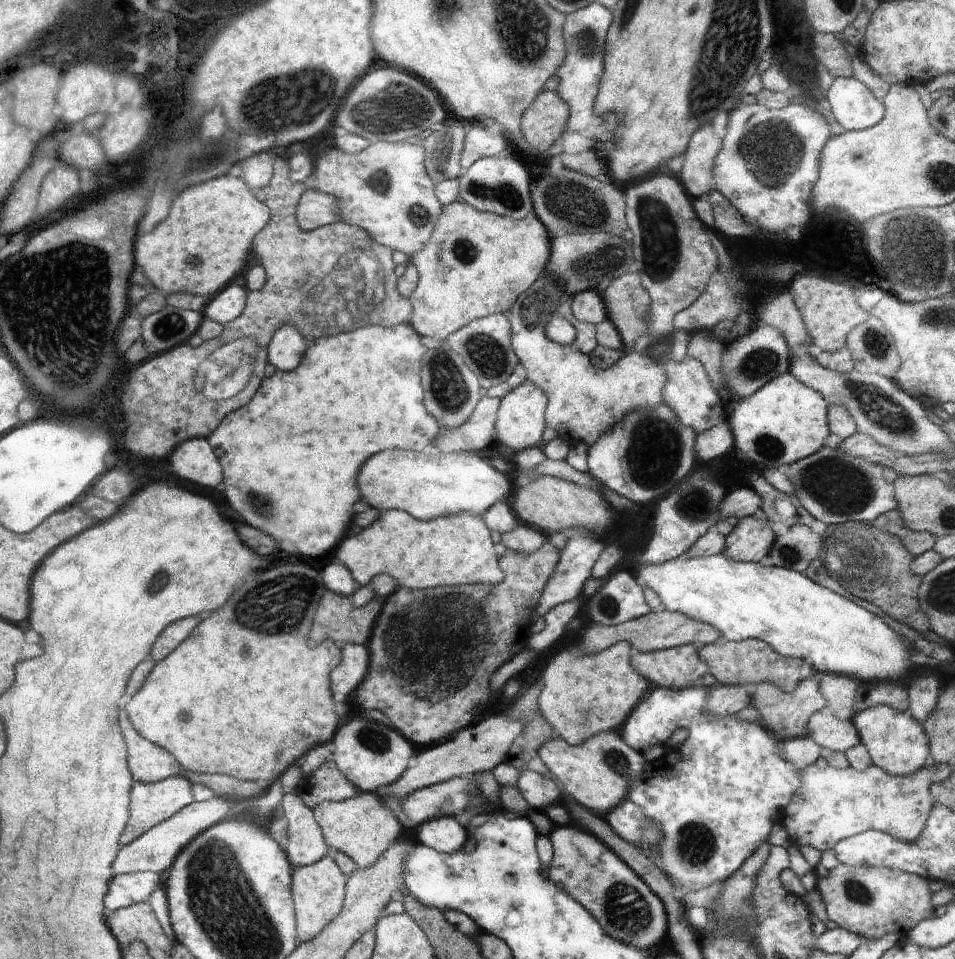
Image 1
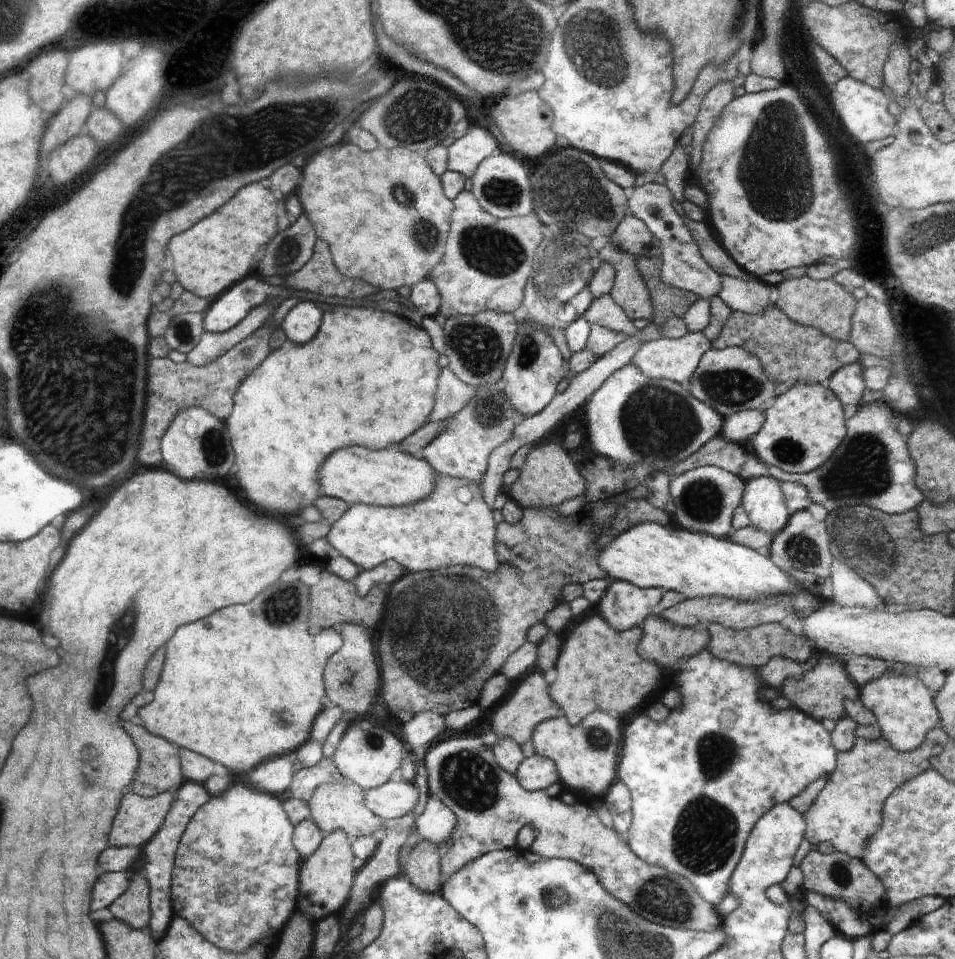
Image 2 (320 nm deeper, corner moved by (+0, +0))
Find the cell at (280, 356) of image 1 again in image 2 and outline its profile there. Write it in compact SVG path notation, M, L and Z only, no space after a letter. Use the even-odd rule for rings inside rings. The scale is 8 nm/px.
M301 300L288 311L281 328L283 328L287 340L296 344L306 344L312 340L318 332L320 320L323 318L323 310L312 301Z

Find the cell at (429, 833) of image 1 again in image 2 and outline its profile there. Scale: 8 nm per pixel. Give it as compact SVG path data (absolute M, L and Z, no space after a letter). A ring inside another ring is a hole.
M430 796L423 812L415 820L419 836L439 845L448 839L456 823L452 809L434 796Z

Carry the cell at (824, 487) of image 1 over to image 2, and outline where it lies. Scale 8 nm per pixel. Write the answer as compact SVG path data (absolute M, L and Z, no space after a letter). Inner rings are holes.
M884 402L861 405L856 414L847 420L848 434L839 444L838 450L822 467L809 473L786 474L780 468L766 466L770 476L780 481L792 480L802 483L809 491L813 502L828 510L836 507L856 506L877 508L889 515L906 514L916 510L920 503L928 500L915 483L918 469L906 448L906 440L892 426L894 414Z

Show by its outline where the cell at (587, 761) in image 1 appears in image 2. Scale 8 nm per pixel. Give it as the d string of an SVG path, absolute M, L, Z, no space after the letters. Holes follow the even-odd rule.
M592 712L584 724L576 726L570 726L564 716L545 720L536 726L531 738L536 754L555 761L566 791L585 790L600 796L616 778L616 756L622 750L622 732L616 718L606 712Z

